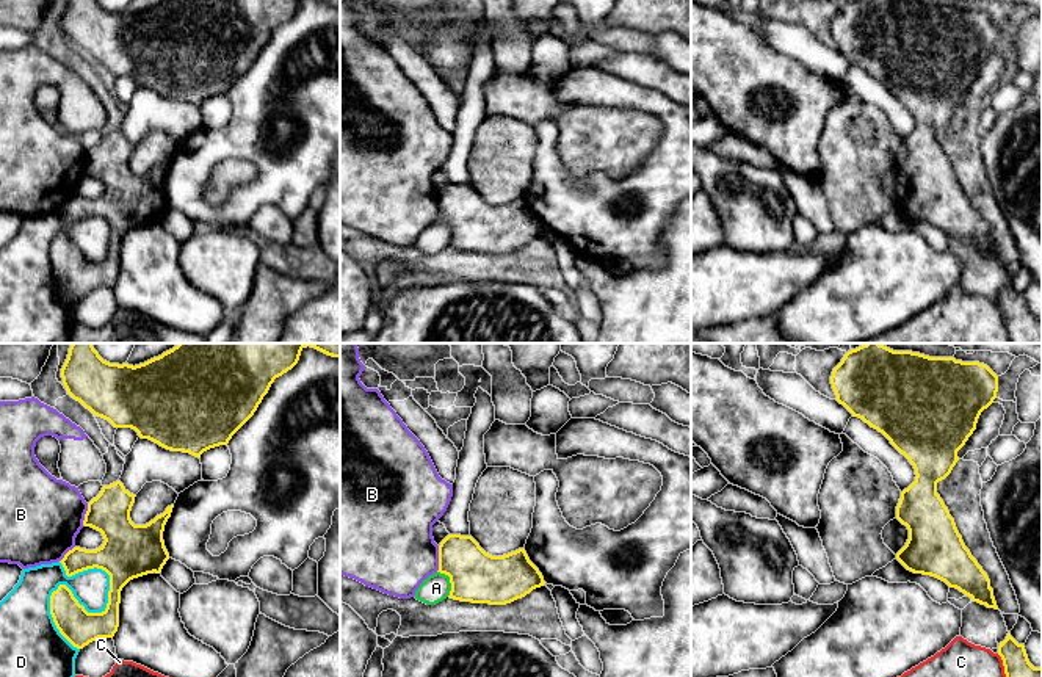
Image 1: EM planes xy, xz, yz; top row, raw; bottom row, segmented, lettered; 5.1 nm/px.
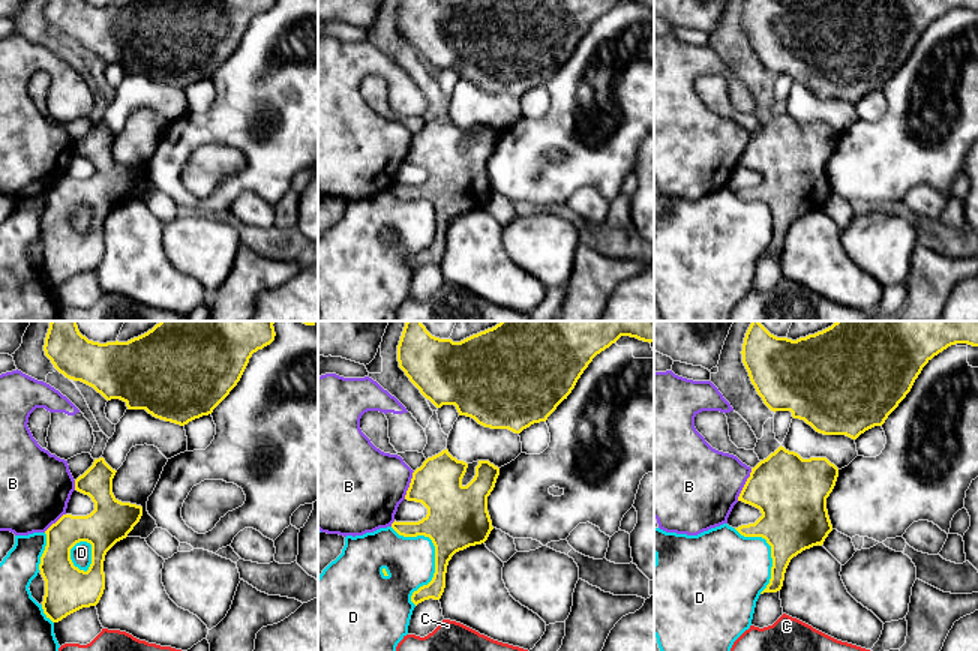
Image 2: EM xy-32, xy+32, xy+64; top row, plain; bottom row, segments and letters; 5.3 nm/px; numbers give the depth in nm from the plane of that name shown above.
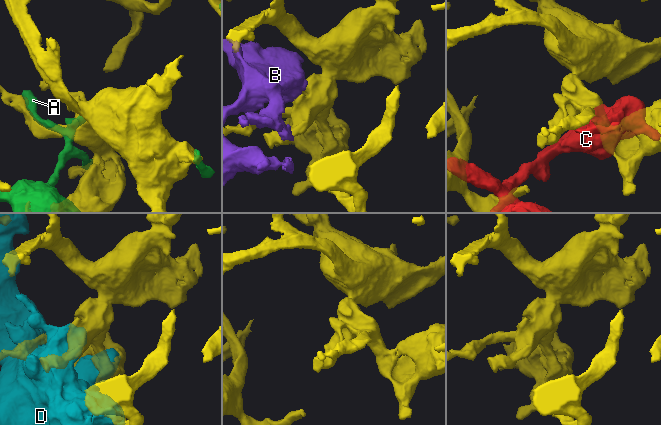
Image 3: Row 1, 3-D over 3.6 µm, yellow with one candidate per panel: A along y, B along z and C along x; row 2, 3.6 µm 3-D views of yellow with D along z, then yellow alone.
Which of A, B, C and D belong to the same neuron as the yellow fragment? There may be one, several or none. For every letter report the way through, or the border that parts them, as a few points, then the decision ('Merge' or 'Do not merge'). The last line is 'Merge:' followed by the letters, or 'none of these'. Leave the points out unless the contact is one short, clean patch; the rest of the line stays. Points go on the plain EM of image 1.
A: Do not merge
B: Do not merge
C: Do not merge
D: Do not merge
Merge: none of these

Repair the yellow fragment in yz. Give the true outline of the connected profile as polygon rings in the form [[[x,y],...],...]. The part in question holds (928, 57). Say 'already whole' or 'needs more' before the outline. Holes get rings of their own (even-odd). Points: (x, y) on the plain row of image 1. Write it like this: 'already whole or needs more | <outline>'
already whole | [[[848,0],[834,17],[830,33],[837,44],[835,49],[852,66],[862,67],[882,81],[915,118],[915,130],[901,141],[896,155],[896,168],[909,179],[909,188],[896,202],[896,208],[914,223],[935,226],[950,237],[959,238],[973,251],[998,259],[987,223],[965,196],[954,168],[937,143],[937,132],[945,129],[959,110],[957,100],[976,78],[981,61],[997,47],[998,25],[984,13],[962,11],[954,6],[929,6],[912,0]]]

